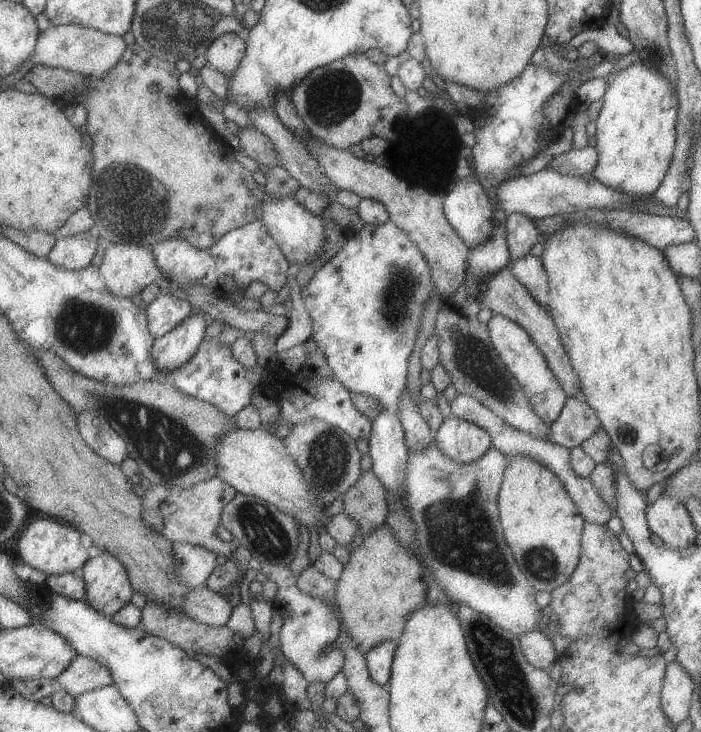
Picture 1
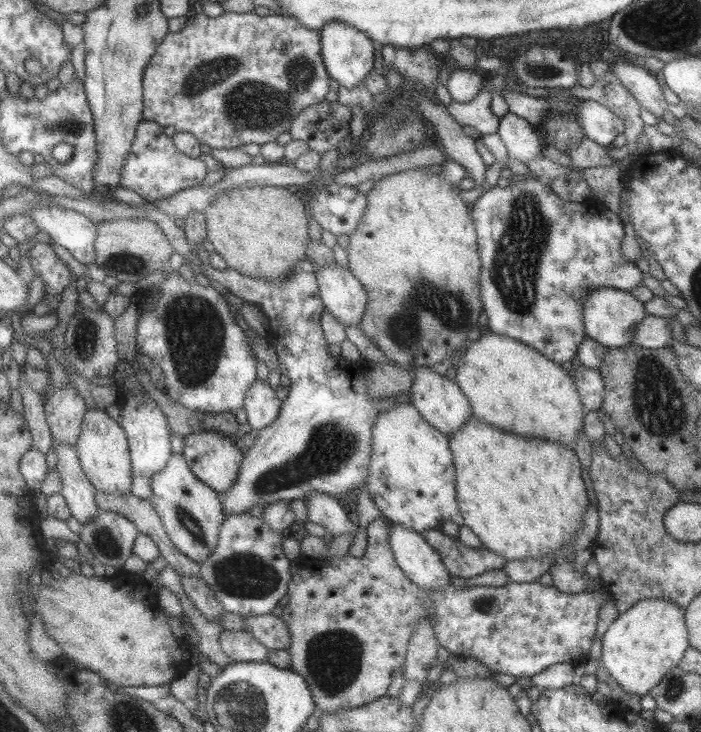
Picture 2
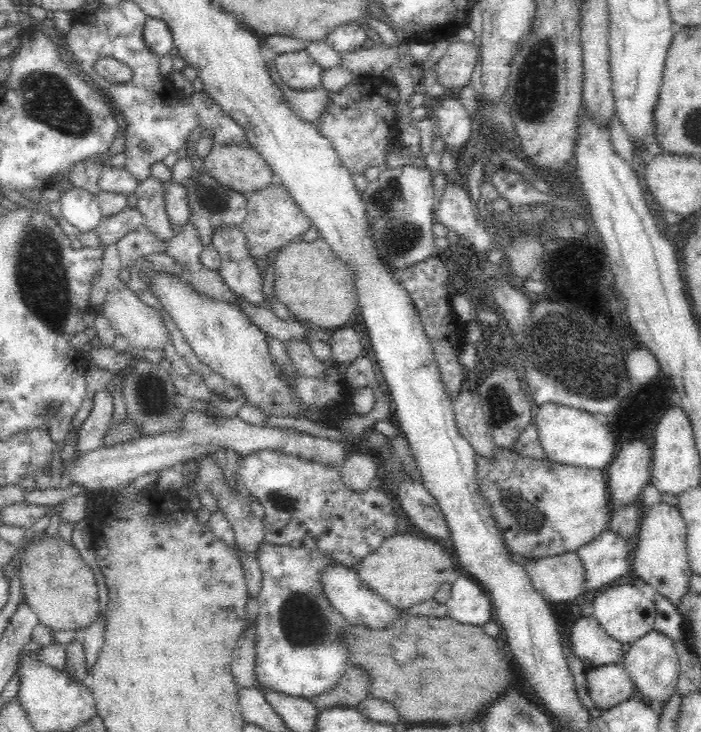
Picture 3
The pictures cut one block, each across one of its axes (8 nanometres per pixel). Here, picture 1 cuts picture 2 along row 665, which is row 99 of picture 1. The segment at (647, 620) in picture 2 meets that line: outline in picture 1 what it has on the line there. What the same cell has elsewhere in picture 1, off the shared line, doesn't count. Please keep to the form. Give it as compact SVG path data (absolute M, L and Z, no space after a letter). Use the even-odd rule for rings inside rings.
M635 62L615 74L601 100L603 108L595 118L595 148L599 160L591 174L607 188L639 198L653 196L669 170L675 150L679 118L677 86L659 70Z

